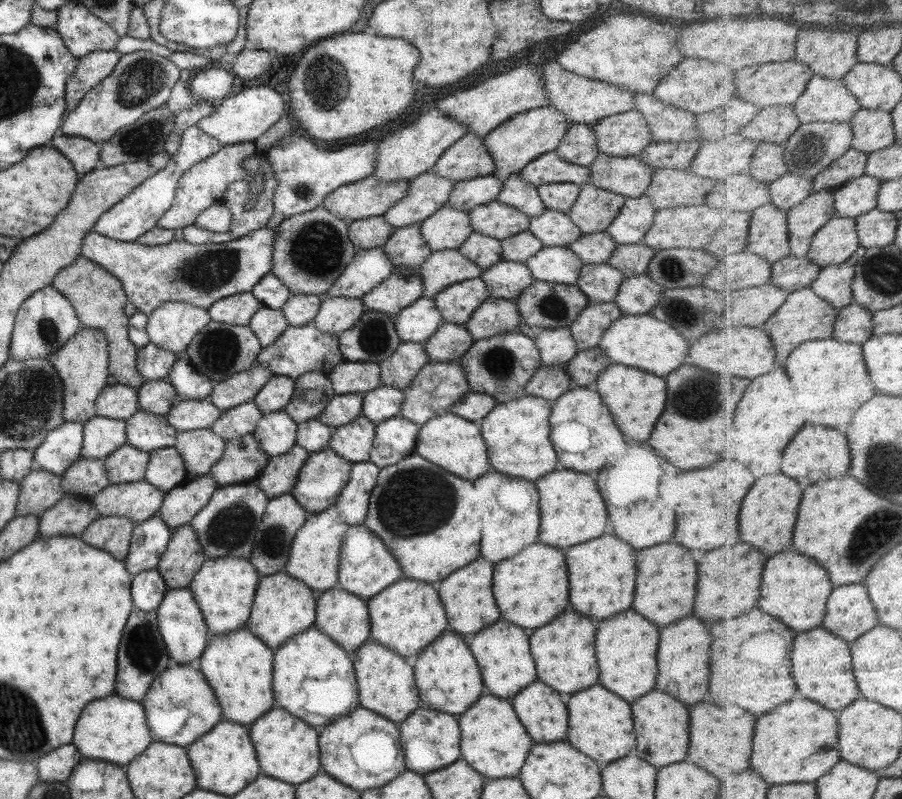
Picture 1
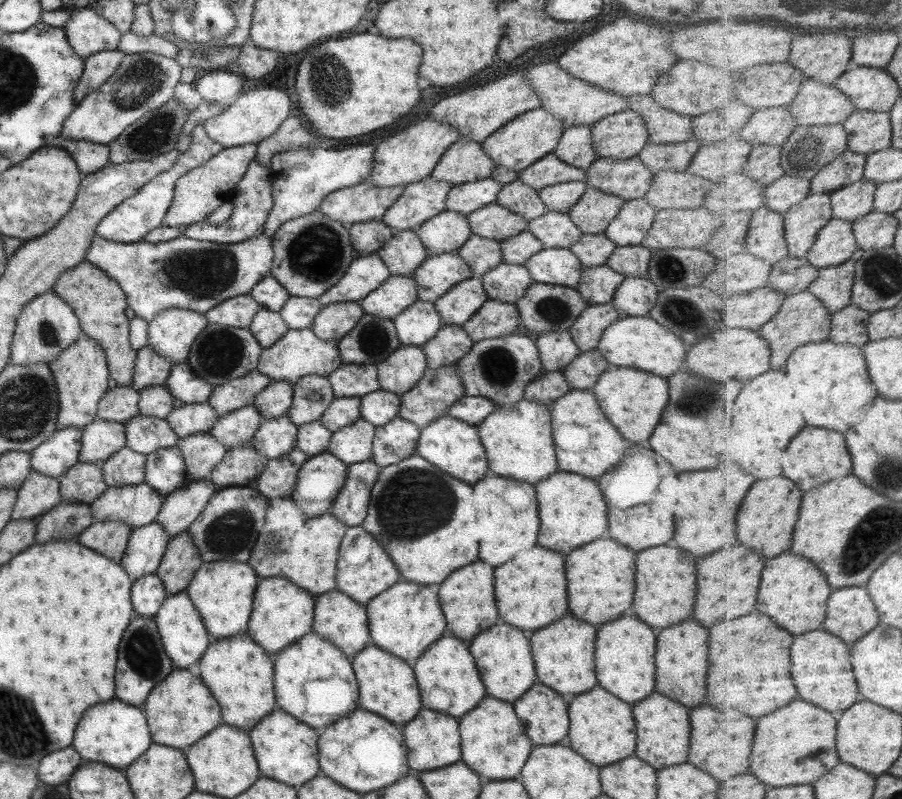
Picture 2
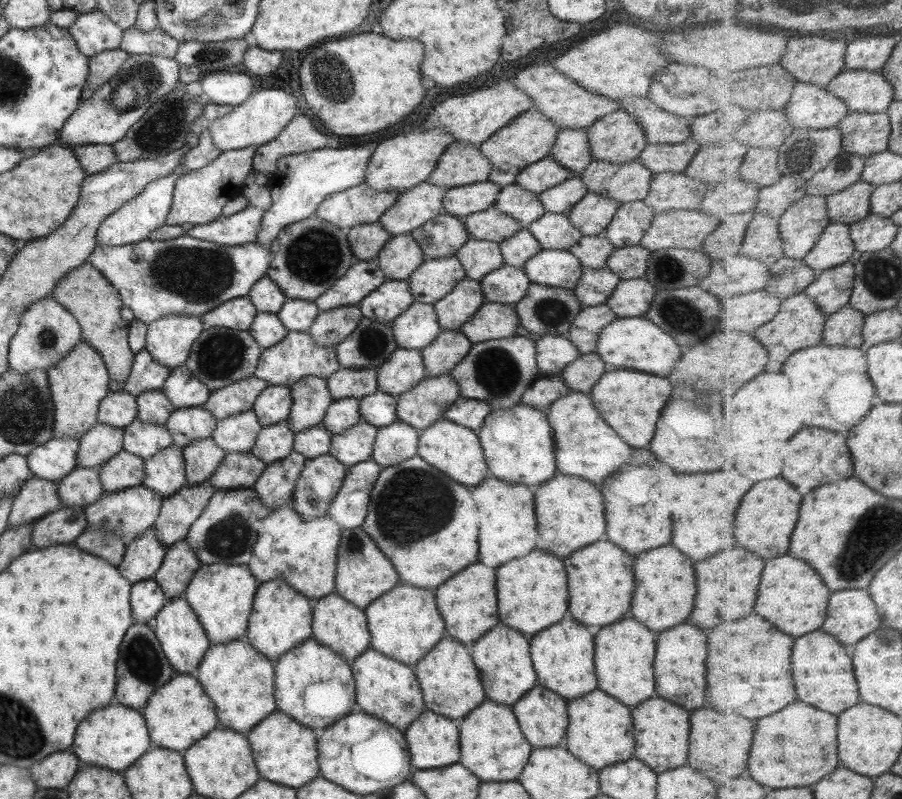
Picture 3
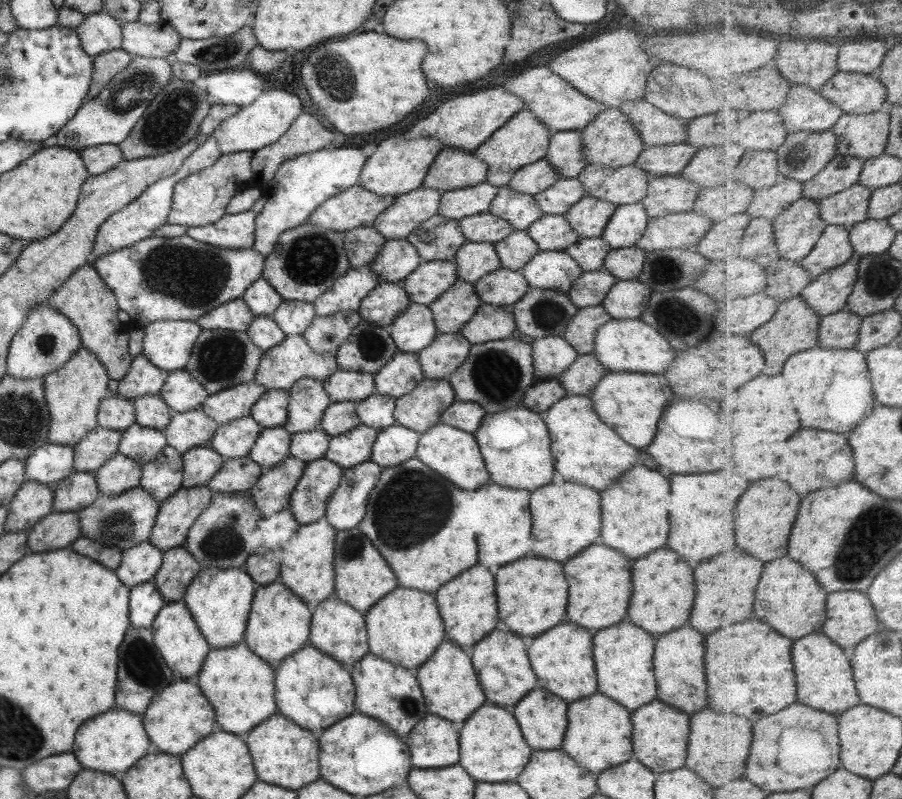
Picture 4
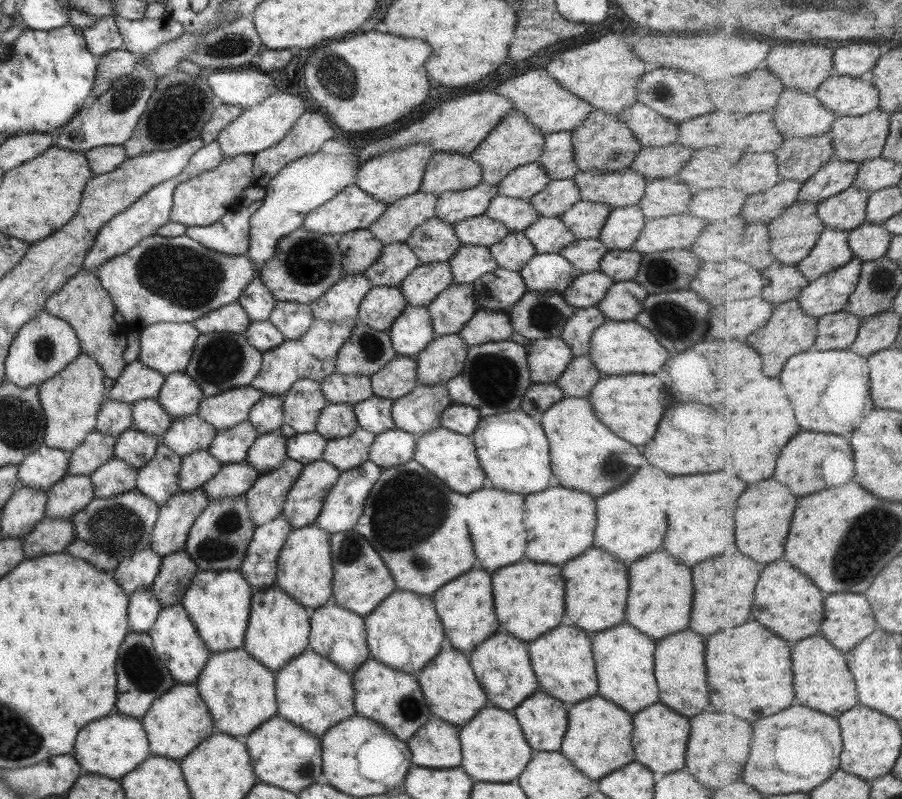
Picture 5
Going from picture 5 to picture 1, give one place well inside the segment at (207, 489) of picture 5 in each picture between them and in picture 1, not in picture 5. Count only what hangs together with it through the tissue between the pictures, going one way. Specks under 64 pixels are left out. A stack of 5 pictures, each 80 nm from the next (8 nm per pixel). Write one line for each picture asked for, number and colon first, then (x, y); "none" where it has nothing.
1: (242, 461)
2: (240, 465)
3: (238, 470)
4: (236, 475)

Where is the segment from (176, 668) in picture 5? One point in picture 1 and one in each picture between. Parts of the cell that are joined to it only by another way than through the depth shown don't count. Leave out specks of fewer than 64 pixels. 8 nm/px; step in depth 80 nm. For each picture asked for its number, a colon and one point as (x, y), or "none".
1: (182, 628)
2: (184, 638)
3: (182, 640)
4: (174, 632)

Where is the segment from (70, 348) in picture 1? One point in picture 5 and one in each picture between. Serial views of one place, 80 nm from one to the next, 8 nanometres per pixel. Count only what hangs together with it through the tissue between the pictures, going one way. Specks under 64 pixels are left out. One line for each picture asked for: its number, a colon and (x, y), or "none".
2: (80, 373)
3: (77, 383)
4: (72, 393)
5: (70, 400)

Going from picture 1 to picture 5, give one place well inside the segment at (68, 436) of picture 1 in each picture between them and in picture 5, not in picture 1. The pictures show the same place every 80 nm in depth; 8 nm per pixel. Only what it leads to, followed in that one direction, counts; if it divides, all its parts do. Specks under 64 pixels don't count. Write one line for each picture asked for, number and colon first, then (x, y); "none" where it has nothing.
2: (60, 451)
3: (52, 460)
4: (47, 464)
5: (41, 468)

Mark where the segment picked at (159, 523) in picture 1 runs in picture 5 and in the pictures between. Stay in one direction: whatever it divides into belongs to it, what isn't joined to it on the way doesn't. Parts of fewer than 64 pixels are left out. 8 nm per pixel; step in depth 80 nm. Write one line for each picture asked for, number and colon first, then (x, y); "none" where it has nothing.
2: (144, 549)
3: (142, 557)
4: (138, 564)
5: (138, 571)

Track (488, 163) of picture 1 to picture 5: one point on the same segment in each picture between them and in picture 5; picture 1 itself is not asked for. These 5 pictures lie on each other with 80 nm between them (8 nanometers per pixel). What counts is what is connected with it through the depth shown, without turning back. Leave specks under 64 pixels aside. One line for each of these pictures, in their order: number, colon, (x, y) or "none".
2: (464, 160)
3: (460, 164)
4: (451, 169)
5: (445, 171)

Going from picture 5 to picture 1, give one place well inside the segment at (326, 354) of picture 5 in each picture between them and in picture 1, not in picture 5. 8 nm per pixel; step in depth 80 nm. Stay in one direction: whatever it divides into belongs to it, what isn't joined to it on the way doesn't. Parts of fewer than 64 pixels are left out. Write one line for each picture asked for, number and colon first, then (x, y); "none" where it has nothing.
1: (335, 315)
2: (333, 321)
3: (329, 328)
4: (325, 333)

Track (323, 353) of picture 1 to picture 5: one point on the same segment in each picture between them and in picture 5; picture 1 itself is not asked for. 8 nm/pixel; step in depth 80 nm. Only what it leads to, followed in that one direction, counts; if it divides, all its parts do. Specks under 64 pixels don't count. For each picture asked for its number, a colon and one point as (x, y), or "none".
2: (298, 353)
3: (295, 355)
4: (280, 366)
5: (280, 367)

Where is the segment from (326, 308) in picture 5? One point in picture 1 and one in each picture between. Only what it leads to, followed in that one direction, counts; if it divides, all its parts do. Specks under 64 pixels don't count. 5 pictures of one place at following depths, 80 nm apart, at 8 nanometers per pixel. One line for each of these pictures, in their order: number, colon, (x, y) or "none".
1: (368, 268)
2: (366, 272)
3: (363, 276)
4: (345, 293)

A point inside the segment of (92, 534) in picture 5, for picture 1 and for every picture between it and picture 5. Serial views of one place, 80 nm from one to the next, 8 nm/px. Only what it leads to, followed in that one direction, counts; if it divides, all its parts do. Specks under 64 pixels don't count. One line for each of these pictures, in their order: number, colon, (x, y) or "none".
1: (137, 501)
2: (136, 505)
3: (129, 512)
4: (120, 521)

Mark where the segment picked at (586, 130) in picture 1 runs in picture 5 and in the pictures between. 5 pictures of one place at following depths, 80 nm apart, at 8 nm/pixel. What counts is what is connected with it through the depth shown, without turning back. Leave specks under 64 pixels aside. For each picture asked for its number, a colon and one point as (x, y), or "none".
2: (574, 147)
3: (570, 149)
4: (564, 154)
5: (556, 159)

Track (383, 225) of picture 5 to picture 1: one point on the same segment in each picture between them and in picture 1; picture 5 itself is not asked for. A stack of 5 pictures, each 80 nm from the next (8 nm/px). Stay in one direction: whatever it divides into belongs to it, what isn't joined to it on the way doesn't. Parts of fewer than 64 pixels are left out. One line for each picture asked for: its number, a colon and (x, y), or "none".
1: (427, 193)
2: (419, 201)
3: (414, 206)
4: (407, 211)

